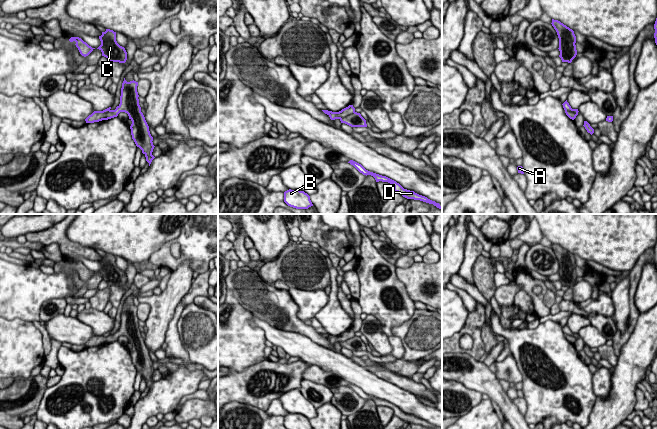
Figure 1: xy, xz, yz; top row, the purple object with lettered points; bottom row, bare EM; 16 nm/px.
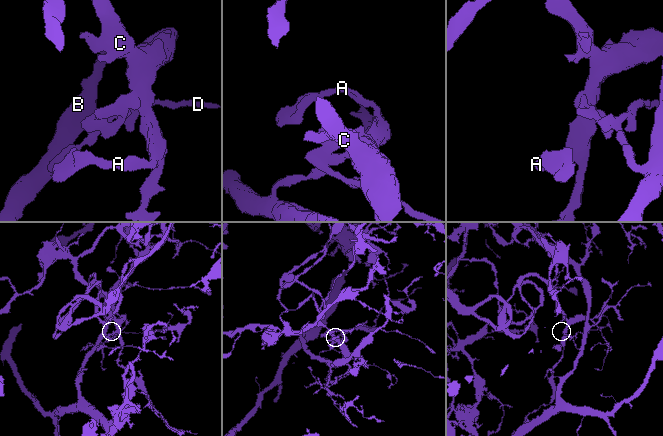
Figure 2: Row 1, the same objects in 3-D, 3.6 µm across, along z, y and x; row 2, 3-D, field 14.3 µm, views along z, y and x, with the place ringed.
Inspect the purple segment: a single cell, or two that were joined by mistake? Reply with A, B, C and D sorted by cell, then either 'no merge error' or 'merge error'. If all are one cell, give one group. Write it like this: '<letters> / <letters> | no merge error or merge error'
A C / B D | merge error

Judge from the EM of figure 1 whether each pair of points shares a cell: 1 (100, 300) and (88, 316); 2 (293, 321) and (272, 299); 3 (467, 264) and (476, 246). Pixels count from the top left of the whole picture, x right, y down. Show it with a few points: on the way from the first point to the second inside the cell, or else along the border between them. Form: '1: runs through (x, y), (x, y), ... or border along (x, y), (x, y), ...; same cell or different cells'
1: border along (91, 307), (102, 311); different cells
2: runs through (289, 316), (277, 304); same cell
3: runs through (469, 260), (472, 250); same cell

